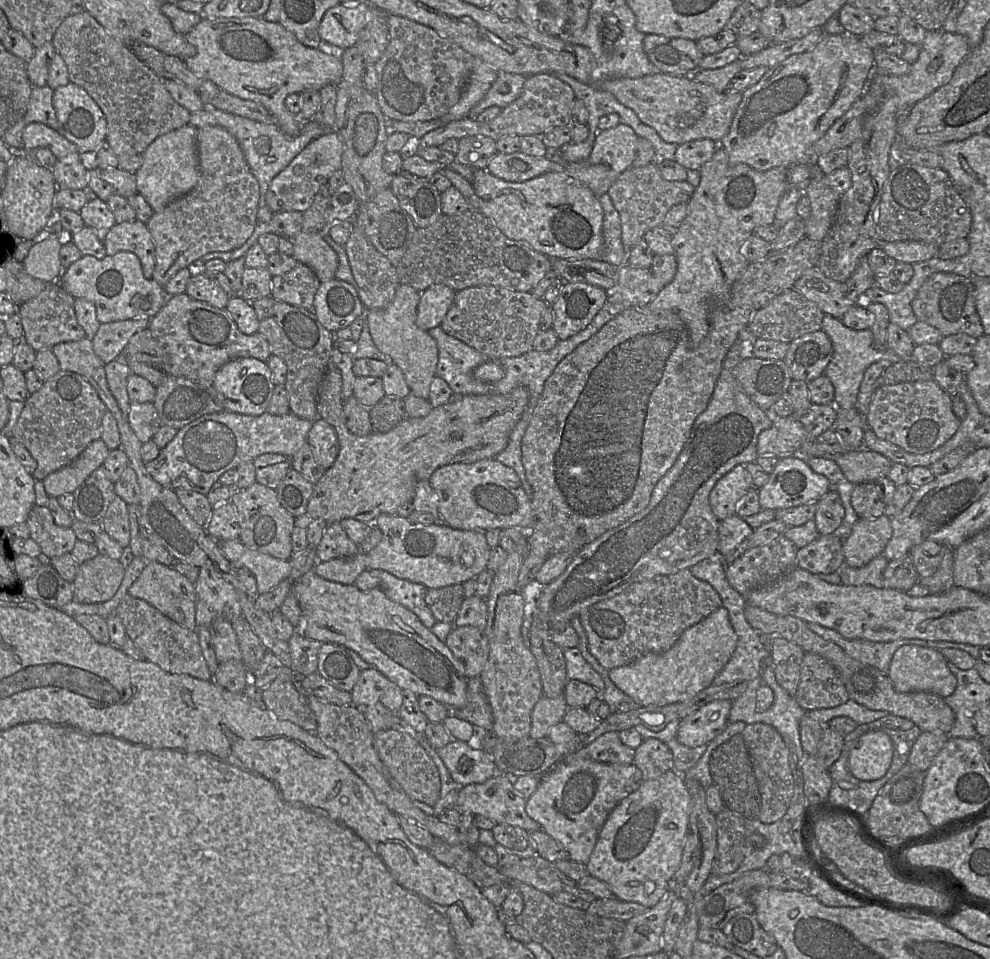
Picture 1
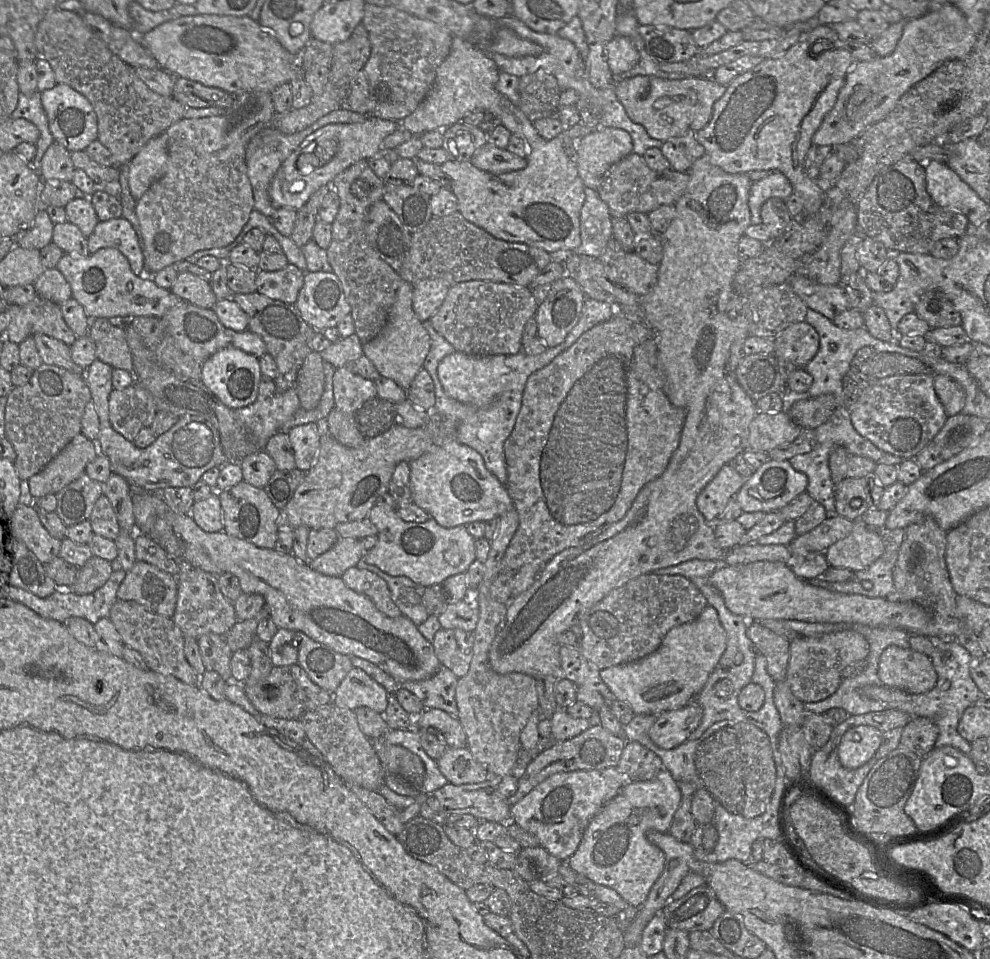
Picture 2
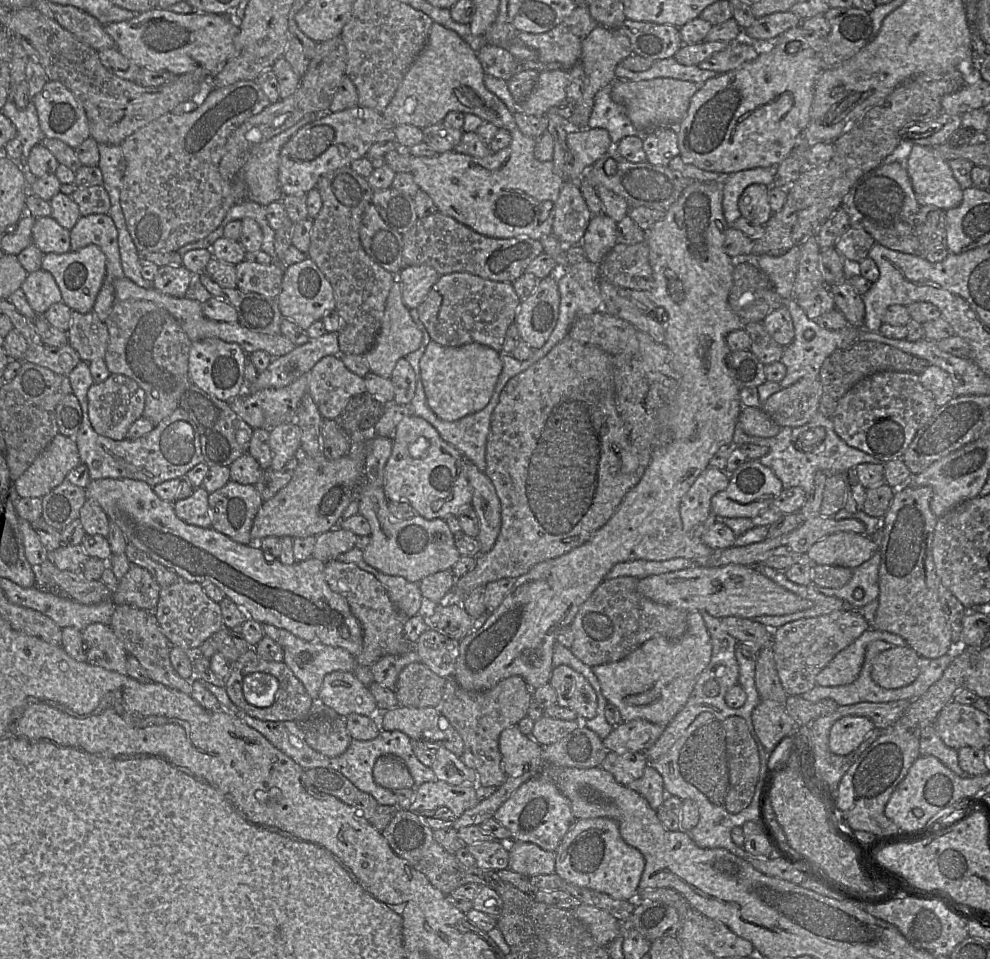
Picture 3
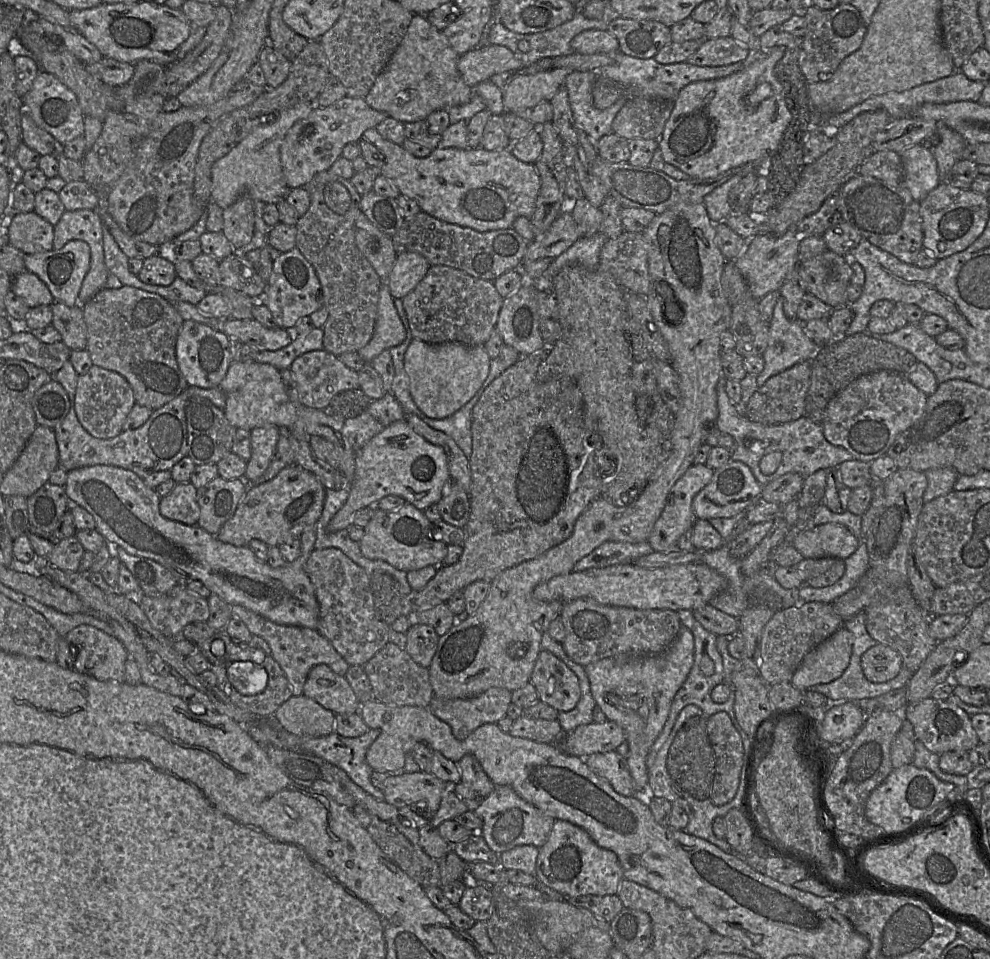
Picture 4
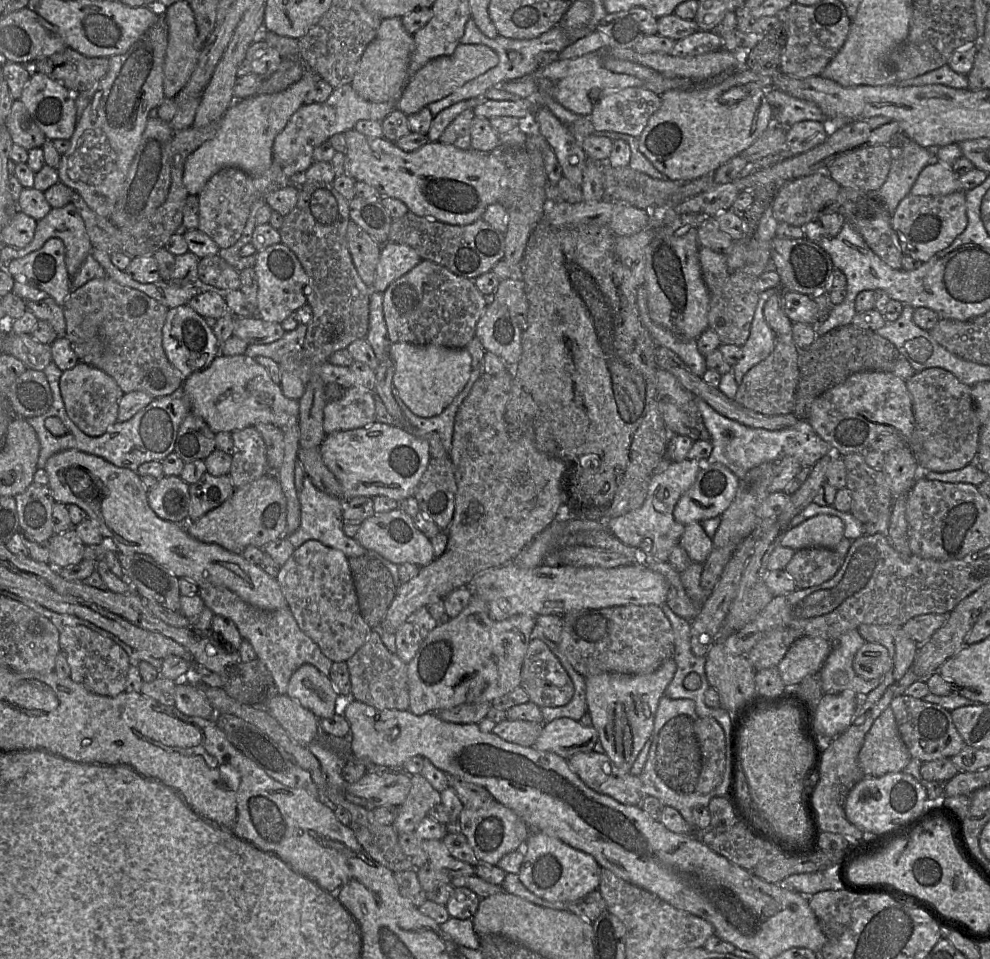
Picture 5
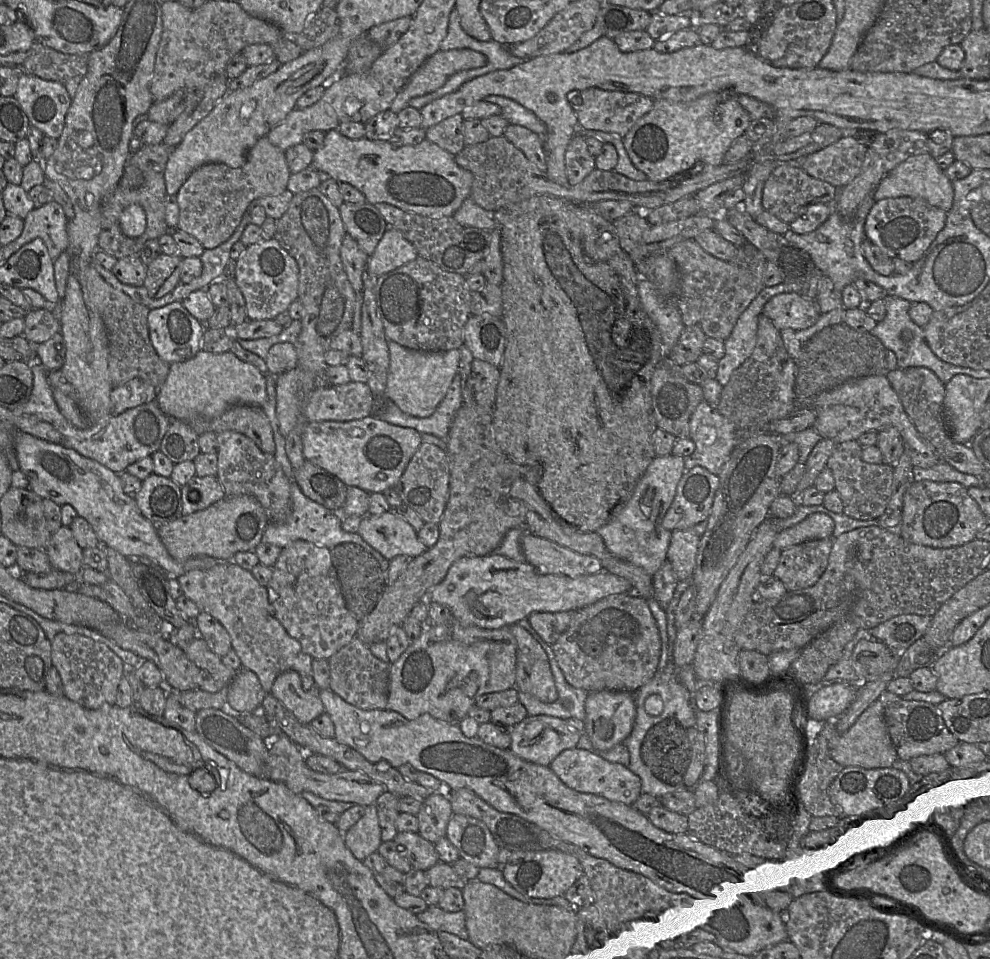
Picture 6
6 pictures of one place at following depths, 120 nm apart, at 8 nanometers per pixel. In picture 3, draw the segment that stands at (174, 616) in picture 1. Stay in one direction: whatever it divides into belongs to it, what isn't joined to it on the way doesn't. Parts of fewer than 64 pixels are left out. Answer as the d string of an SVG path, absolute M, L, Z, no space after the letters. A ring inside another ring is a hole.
M131 564L116 585L112 600L117 605L128 604L153 611L157 606L161 589L147 569Z

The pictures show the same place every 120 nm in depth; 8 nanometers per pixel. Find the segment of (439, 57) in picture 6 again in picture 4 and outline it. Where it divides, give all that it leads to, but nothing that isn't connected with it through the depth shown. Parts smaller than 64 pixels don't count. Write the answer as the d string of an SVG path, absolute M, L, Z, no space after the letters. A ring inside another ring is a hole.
M500 45L478 46L466 52L458 59L457 67L470 87L490 80L495 74L526 68L510 49Z

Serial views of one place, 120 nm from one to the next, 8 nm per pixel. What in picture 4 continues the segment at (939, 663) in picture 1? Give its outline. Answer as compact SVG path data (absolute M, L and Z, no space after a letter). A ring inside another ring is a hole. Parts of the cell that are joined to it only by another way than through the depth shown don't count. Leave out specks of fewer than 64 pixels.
M878 643L862 655L861 667L869 681L884 683L895 678L904 666L899 652Z

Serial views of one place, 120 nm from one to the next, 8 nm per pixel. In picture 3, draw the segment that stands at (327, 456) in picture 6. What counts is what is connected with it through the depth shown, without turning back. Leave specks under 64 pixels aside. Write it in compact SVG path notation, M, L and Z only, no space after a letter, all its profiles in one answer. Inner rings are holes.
M414 414L403 417L395 428L382 488L388 501L407 501L419 515L427 519L445 520L448 515L457 515L462 507L472 504L472 491L466 477L463 454L446 442L428 421ZM340 525L316 535L316 545L312 556L320 561L328 562L338 559L340 555L356 546L357 535Z

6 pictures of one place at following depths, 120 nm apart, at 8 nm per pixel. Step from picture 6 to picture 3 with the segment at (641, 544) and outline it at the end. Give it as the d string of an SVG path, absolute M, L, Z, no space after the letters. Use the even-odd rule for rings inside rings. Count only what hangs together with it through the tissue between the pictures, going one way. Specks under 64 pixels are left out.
M708 466L695 480L680 504L683 529L688 533L692 528L705 522L711 515L711 500L729 485L728 473Z

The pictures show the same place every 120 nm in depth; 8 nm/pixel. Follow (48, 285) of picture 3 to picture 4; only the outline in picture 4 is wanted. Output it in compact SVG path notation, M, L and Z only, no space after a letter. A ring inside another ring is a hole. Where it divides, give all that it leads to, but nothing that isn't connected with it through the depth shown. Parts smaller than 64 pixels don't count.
M29 271L14 277L11 291L30 308L51 305L55 301L46 284L36 274Z

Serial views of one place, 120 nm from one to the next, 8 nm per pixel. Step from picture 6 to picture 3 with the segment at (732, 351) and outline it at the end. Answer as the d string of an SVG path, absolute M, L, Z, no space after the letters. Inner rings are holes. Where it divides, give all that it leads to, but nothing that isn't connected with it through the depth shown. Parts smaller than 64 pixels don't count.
M785 299L785 307L791 315L795 334L791 344L783 348L780 360L786 366L786 376L782 381L774 382L780 384L783 388L804 377L818 378L824 360L835 350L843 348L843 331L832 331L820 327L815 320L808 318L805 311L793 299Z

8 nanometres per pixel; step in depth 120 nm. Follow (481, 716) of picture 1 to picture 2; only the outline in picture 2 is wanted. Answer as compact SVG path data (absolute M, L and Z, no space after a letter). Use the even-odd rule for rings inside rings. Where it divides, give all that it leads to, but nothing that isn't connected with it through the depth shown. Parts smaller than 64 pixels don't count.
M441 666L437 673L427 680L398 681L399 689L413 693L426 708L440 709L457 717L456 686L458 677L448 668Z

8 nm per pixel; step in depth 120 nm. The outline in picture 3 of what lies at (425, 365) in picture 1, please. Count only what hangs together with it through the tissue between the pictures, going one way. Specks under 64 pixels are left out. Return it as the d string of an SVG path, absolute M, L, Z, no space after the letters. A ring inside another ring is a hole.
M395 280L386 300L380 332L372 348L364 354L364 359L370 371L390 379L397 361L417 350L421 346L422 340L423 334L417 328L409 313L409 309L403 302L401 285L399 281Z

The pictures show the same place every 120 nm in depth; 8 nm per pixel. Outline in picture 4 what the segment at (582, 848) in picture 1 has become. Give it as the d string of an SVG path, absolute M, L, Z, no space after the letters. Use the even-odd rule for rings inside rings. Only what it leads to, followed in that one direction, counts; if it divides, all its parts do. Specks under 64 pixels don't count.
M507 786L496 787L489 796L480 801L480 805L473 812L483 821L478 834L485 840L489 848L498 855L518 846L542 847L547 842L556 821L541 813Z

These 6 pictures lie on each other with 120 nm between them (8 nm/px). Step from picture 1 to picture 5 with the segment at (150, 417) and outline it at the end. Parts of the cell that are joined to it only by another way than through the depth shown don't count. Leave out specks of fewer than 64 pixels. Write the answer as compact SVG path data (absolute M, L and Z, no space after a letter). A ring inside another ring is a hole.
M79 362L72 369L63 371L59 386L69 418L86 435L101 436L117 422L119 401L124 392L116 381L101 369Z

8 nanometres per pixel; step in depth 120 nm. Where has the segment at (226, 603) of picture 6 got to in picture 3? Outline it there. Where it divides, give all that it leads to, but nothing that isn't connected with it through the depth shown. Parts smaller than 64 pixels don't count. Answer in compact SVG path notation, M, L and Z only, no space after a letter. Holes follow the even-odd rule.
M263 624L265 635L272 638L283 649L284 663L292 670L294 675L302 682L307 693L318 699L318 693L324 677L333 671L354 672L359 665L355 656L342 647L334 647L317 642L309 642L294 633L272 624Z

